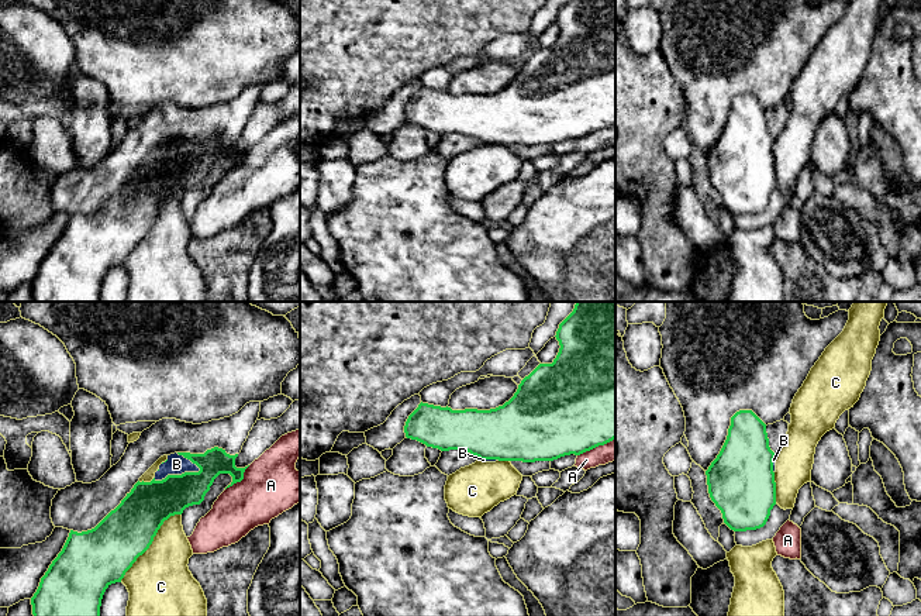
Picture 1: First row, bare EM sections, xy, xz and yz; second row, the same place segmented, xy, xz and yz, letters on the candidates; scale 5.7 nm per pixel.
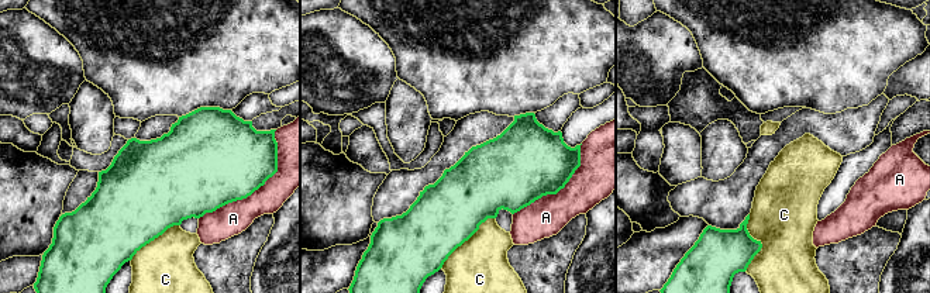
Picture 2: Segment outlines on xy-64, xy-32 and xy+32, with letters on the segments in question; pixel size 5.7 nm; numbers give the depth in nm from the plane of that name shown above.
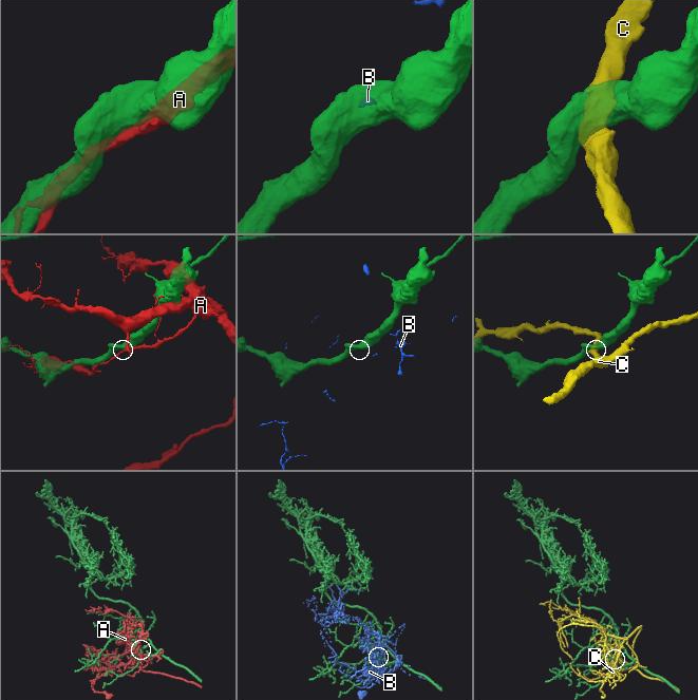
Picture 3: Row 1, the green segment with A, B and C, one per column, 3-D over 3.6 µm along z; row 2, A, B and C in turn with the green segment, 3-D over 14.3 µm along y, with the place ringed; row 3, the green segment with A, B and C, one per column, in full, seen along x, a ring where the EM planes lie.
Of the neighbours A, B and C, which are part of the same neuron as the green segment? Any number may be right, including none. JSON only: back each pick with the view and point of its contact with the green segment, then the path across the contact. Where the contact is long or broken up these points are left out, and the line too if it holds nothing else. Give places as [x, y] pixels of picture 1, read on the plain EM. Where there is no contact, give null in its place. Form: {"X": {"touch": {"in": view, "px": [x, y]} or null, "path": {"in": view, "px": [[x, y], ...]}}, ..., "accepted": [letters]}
{"accepted": []}

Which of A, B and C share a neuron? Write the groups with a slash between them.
A / B C

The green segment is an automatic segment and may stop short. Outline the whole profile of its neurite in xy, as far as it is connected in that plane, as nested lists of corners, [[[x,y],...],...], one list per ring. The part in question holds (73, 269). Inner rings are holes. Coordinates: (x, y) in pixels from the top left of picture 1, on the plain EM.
[[[214,131],[204,138],[177,137],[196,148],[199,156],[168,159],[162,165],[137,166],[121,187],[111,195],[94,213],[87,216],[70,214],[69,221],[52,245],[39,271],[31,282],[34,302],[100,302],[101,283],[106,273],[121,266],[125,257],[132,251],[154,226],[158,214],[170,200],[182,199],[193,189],[200,189],[220,158],[230,158],[232,171],[244,164],[245,152],[235,151],[235,140]]]

